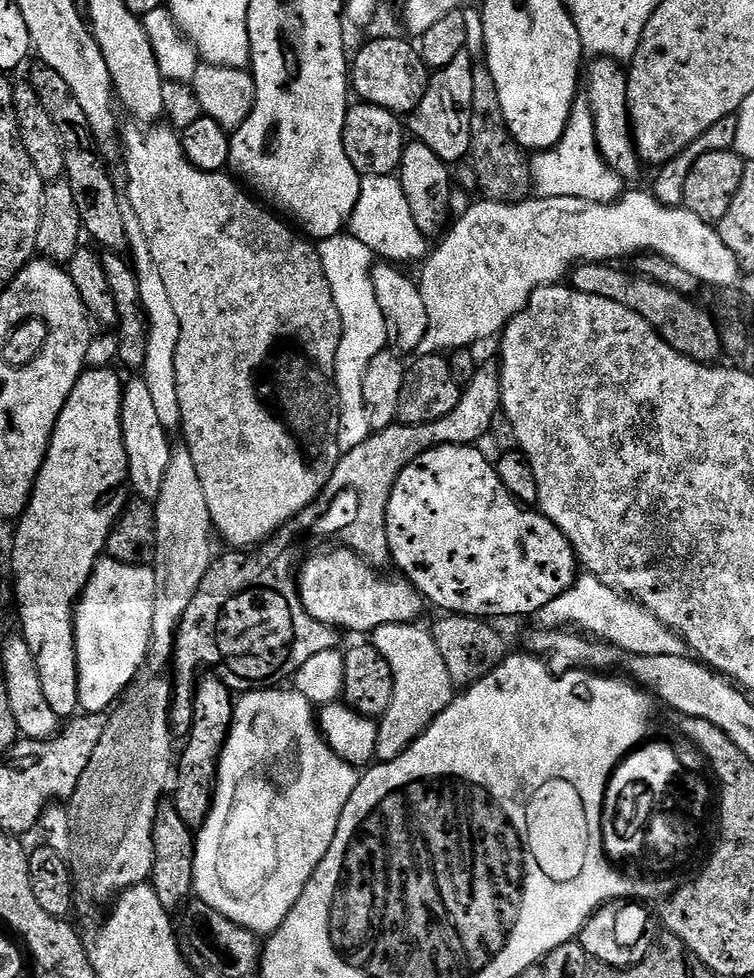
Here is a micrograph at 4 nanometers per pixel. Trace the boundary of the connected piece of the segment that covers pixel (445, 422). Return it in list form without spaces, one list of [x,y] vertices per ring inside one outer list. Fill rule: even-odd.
[[[477,367],[474,378],[461,391],[458,406],[454,406],[454,410],[450,410],[446,418],[438,418],[434,422],[425,424],[407,425],[397,422],[380,432],[373,432],[366,438],[366,442],[362,442],[362,446],[354,446],[354,450],[341,455],[340,461],[334,466],[334,474],[330,474],[330,482],[316,500],[314,507],[300,513],[293,523],[281,528],[259,550],[228,550],[225,551],[225,556],[217,555],[206,570],[194,598],[190,598],[190,606],[186,606],[176,631],[172,686],[173,737],[187,737],[191,730],[193,692],[202,669],[220,670],[218,668],[228,667],[233,673],[221,671],[220,680],[233,693],[243,694],[253,691],[254,686],[279,685],[284,682],[280,680],[287,681],[294,677],[303,663],[313,658],[314,654],[334,651],[338,648],[337,629],[328,628],[314,619],[300,601],[300,589],[294,579],[294,565],[297,560],[295,554],[291,552],[291,548],[300,540],[300,528],[309,528],[316,536],[336,536],[337,545],[352,549],[369,564],[381,566],[380,564],[385,563],[387,565],[392,555],[386,534],[386,510],[390,502],[390,494],[394,490],[394,482],[398,482],[402,470],[406,470],[406,466],[410,466],[414,458],[435,448],[441,448],[444,444],[479,445],[482,437],[491,433],[494,418],[500,411],[499,371],[495,367]]]

